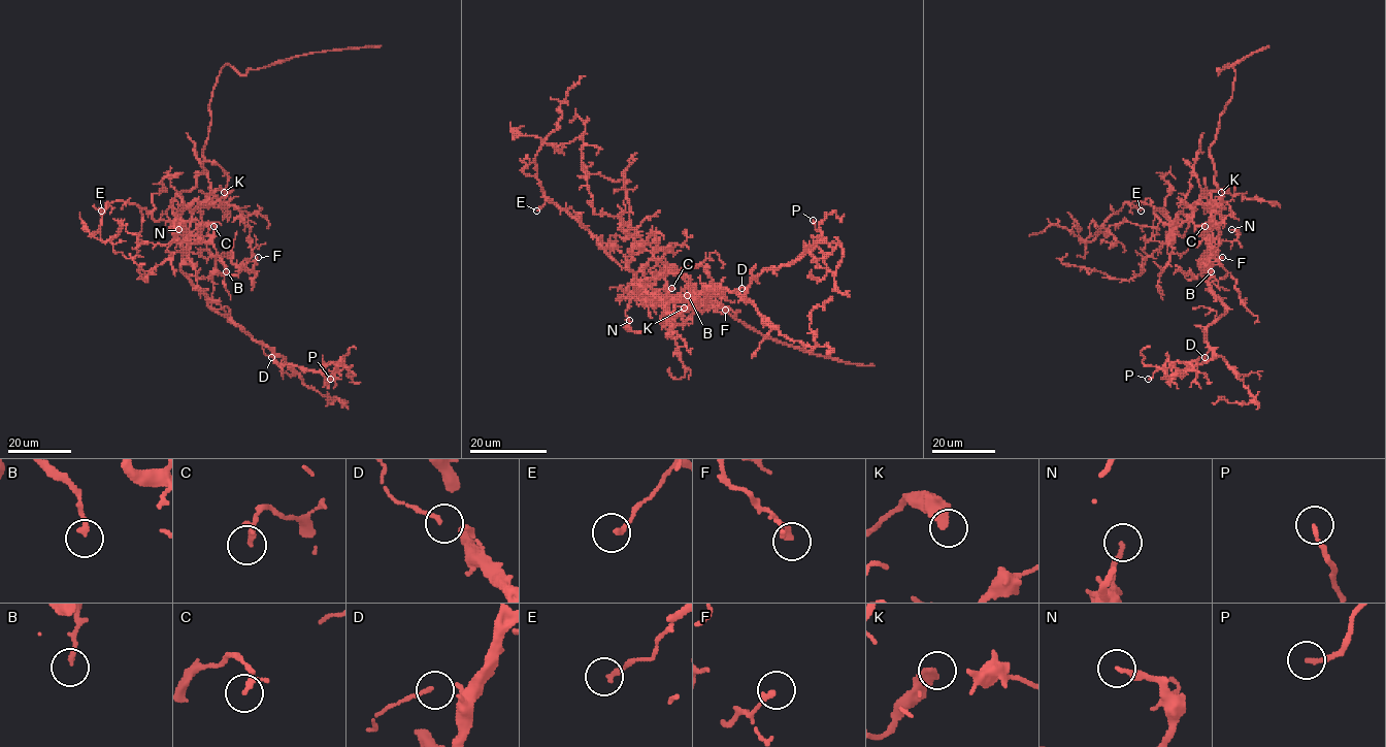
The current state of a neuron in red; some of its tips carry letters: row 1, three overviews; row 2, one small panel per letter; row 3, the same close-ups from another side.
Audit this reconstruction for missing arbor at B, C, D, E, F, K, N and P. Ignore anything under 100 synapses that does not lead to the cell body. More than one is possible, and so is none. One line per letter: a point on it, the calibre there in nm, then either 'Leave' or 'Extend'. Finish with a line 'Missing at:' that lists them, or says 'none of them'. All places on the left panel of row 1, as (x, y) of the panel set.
B: Place: (226, 271). Thickness 180 nm. Leave
C: Place: (213, 226). Thickness 200 nm. Leave
D: Place: (271, 357). Thickness 100 nm. Leave
E: Place: (101, 210). Thickness 180 nm. Leave
F: Place: (258, 257). Thickness 200 nm. Leave
K: Place: (224, 192). Thickness 360 nm. Leave
N: Place: (178, 229). Thickness 170 nm. Leave
P: Place: (330, 379). Thickness 140 nm. Leave
Missing at: none of them

